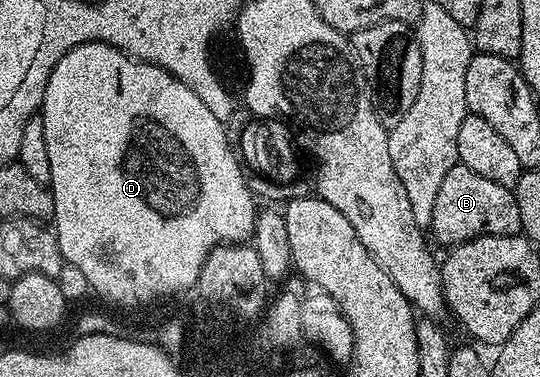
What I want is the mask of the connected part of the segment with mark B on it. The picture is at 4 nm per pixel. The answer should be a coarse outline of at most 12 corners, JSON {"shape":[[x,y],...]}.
{"shape":[[456,162],[431,238],[455,245],[519,234],[513,188]]}

